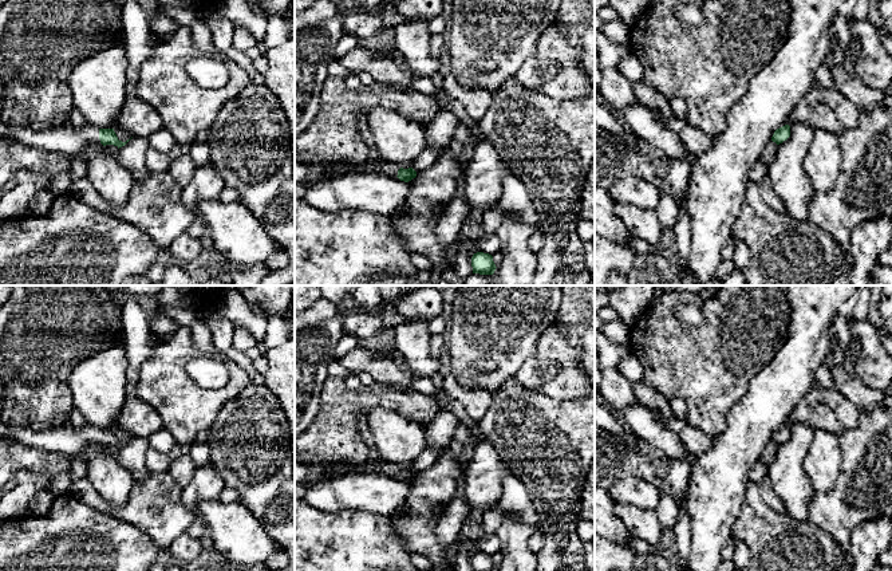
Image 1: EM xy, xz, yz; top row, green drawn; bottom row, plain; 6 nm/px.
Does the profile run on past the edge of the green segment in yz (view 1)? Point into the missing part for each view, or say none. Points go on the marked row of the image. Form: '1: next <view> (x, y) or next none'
1: next none

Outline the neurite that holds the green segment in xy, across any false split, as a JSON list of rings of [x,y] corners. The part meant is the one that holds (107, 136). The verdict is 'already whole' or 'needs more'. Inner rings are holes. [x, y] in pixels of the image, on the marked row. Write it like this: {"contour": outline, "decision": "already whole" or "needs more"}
{"contour": [[[0,121],[0,139],[15,139],[20,145],[33,146],[50,151],[80,154],[88,143],[114,145],[118,149],[130,139],[118,139],[114,129],[99,129],[84,125],[80,129],[66,123],[56,129],[33,130],[28,127],[9,127]]], "decision": "needs more"}

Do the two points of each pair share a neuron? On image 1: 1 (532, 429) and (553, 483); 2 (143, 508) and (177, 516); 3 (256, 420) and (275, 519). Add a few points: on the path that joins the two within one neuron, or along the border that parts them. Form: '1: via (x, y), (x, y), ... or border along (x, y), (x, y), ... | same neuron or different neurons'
1: via (545, 442), (549, 447), (553, 469) | same neuron
2: via (152, 510), (158, 515), (169, 516) | same neuron
3: via (256, 444), (256, 463), (272, 495) | same neuron

